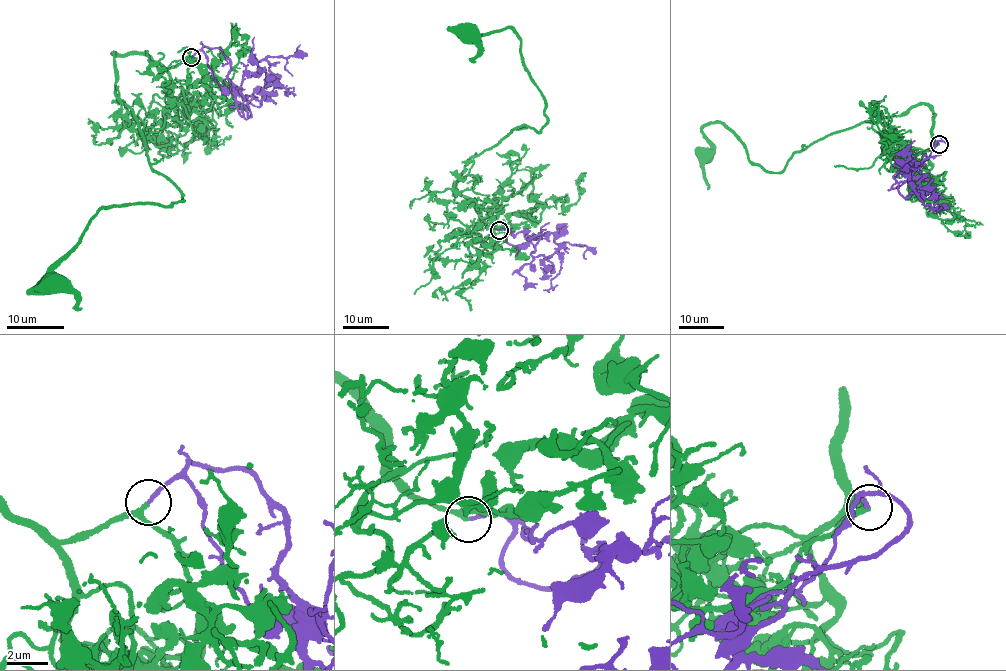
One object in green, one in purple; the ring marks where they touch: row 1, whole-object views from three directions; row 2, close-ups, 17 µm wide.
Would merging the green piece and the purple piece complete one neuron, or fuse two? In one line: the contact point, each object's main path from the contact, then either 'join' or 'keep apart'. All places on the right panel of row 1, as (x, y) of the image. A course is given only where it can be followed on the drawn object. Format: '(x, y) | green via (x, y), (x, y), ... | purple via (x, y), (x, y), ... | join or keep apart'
(939, 144) | green via (939, 143), (921, 104), (816, 140), (778, 172), (750, 162), (722, 124), (702, 129), (712, 149), (702, 154) | purple via (938, 144), (948, 147), (926, 158), (899, 192), (906, 197), (920, 184), (911, 183), (922, 202), (941, 208) | join

